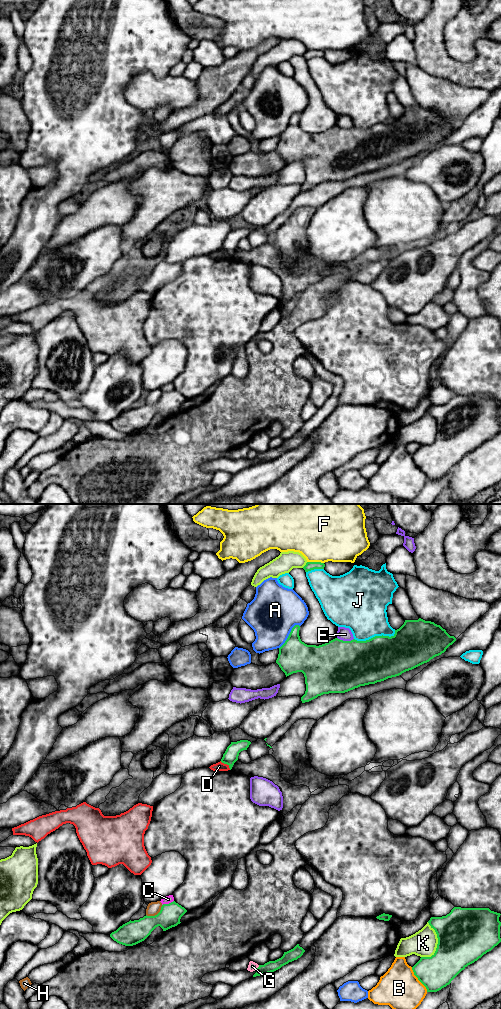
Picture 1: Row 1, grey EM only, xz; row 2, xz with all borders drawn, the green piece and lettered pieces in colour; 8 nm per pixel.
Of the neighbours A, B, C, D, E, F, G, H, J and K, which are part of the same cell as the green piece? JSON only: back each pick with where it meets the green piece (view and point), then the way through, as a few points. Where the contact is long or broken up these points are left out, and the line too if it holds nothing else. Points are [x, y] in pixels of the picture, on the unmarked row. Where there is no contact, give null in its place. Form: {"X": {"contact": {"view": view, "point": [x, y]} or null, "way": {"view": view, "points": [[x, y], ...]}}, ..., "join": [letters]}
{"join": []}

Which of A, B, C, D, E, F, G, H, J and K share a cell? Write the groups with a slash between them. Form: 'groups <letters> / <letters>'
groups A H / B / C / D / E / F / G / J / K

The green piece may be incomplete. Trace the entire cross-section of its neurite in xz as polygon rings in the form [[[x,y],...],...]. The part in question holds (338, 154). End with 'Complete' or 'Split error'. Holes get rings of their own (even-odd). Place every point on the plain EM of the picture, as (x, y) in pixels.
[[[421,106],[405,108],[391,125],[375,124],[366,129],[343,129],[335,126],[319,134],[302,130],[299,118],[299,113],[292,116],[287,128],[279,136],[276,151],[286,165],[297,160],[304,162],[306,179],[301,185],[302,191],[323,182],[345,181],[360,174],[399,164],[441,143],[456,129],[440,113]]]. Complete

